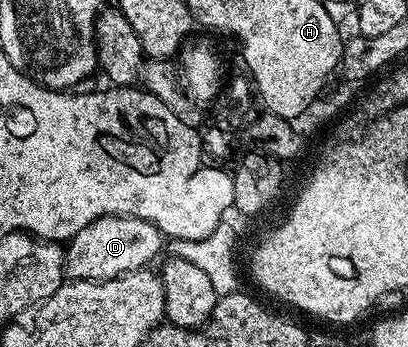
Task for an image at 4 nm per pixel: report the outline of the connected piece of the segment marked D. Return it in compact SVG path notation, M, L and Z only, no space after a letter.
M103 217L94 219L86 227L78 231L72 240L67 242L64 257L64 271L74 281L109 281L115 277L121 277L127 273L133 273L139 269L151 266L152 260L162 253L165 248L166 238L160 232L160 228L141 217Z

